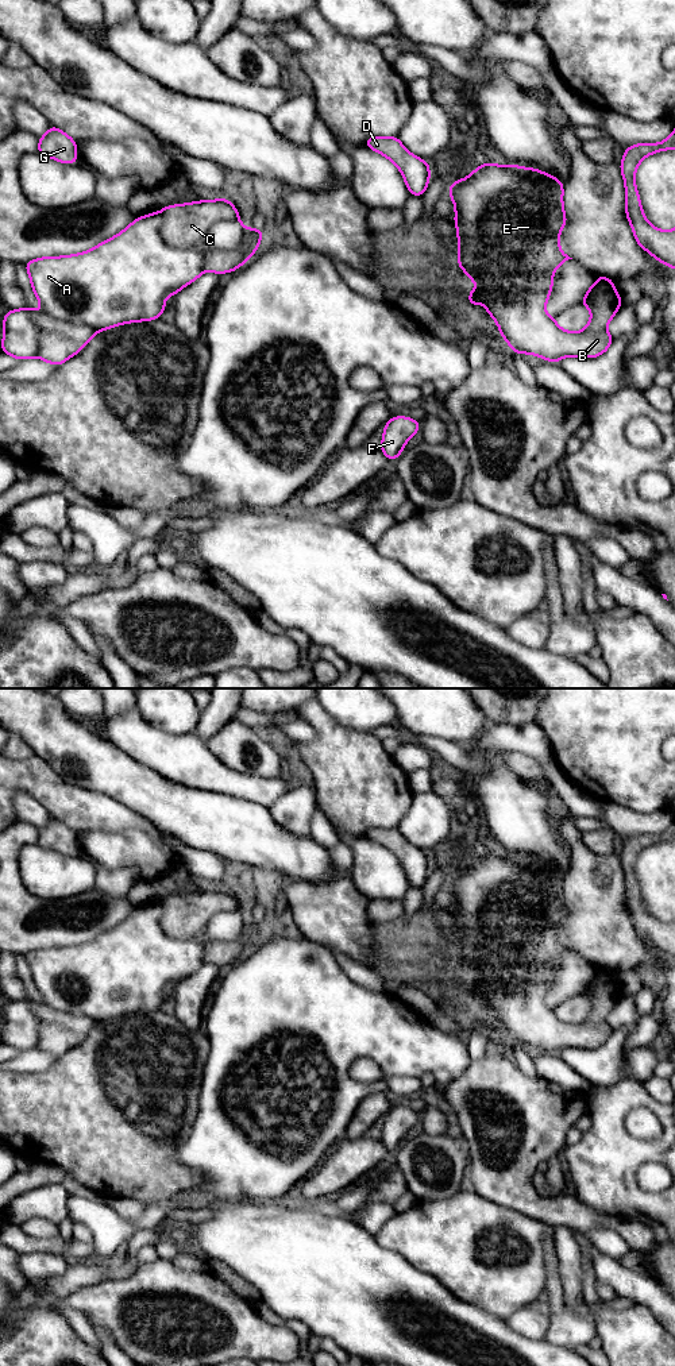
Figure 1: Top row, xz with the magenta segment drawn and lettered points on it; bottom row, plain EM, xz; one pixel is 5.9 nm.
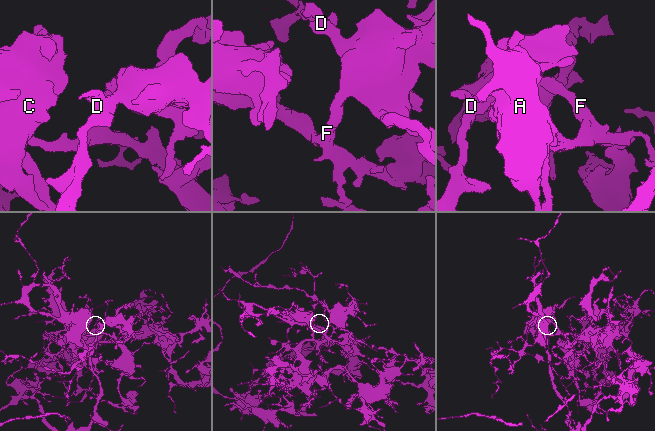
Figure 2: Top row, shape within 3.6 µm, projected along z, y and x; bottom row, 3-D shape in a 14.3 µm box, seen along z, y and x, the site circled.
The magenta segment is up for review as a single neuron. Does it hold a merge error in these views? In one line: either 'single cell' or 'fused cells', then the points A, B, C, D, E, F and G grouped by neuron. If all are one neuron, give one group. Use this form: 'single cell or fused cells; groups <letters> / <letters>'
fused cells; groups A / B C D E F G

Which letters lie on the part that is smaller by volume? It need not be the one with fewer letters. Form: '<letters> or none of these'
A

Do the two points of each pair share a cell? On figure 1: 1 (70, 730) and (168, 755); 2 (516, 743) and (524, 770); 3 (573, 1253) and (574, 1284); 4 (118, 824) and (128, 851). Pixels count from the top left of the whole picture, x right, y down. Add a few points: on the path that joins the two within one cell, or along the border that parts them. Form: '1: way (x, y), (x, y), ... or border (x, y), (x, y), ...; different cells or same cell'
1: border (104, 737), (134, 759); different cells
2: border (506, 751), (533, 756), (544, 771); different cells
3: way (573, 1261), (573, 1276); same cell
4: border (89, 830), (124, 832), (142, 829), (151, 838); different cells

